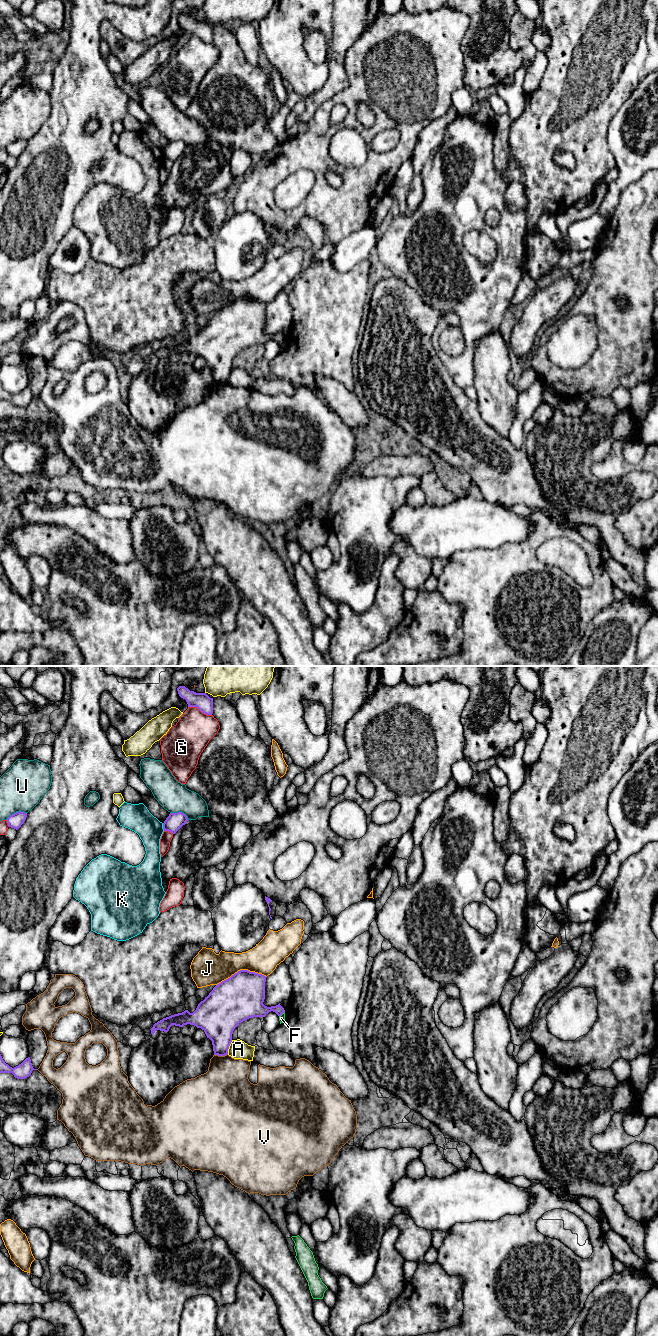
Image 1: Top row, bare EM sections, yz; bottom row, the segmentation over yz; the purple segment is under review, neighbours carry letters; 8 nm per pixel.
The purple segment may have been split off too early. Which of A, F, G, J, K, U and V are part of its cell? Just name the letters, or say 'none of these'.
none of these

